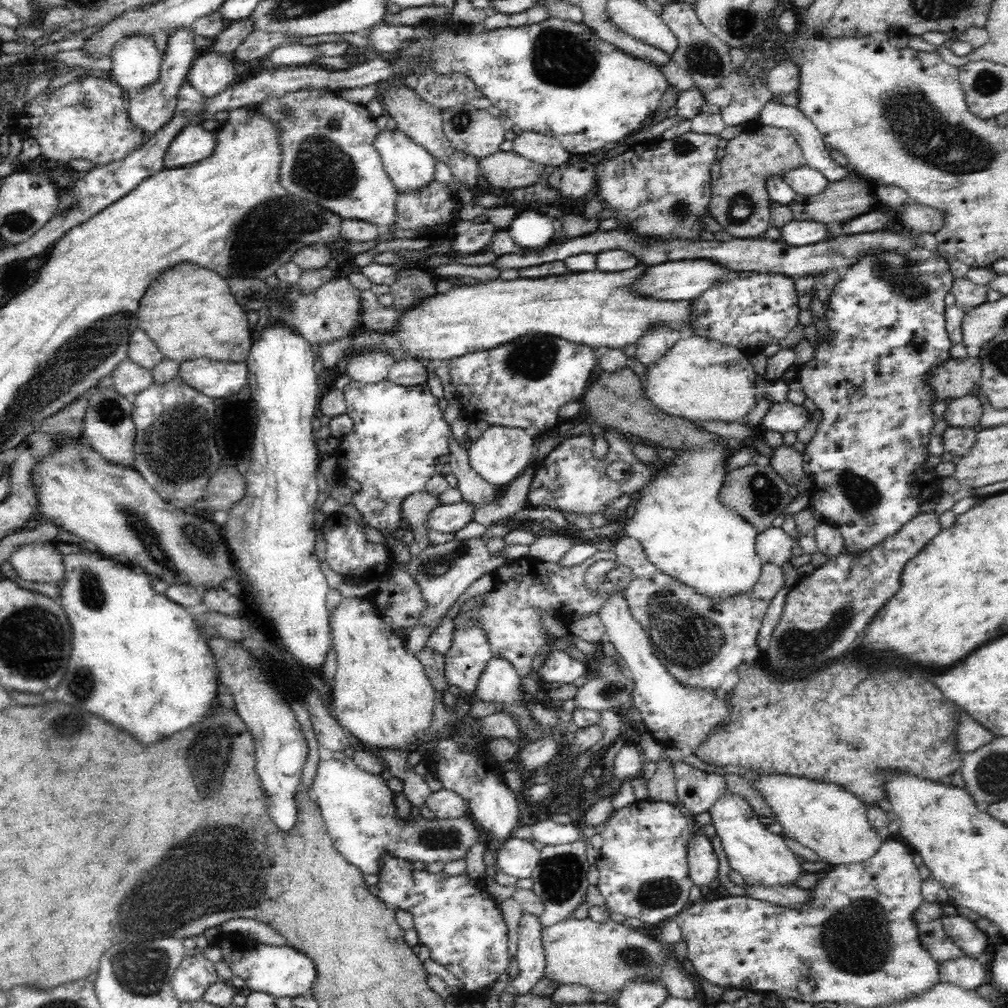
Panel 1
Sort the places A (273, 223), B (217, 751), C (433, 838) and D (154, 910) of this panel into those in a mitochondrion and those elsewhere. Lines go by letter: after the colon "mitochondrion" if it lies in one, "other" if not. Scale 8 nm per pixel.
A: mitochondrion
B: mitochondrion
C: mitochondrion
D: mitochondrion

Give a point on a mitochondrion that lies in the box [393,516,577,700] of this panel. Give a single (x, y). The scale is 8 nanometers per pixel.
(438, 566)

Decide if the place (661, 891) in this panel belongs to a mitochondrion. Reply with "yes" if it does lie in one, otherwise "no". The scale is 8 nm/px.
yes

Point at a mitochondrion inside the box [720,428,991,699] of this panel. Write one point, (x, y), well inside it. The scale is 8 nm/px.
(794, 648)

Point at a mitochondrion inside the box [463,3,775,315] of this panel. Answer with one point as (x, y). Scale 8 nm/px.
(560, 57)

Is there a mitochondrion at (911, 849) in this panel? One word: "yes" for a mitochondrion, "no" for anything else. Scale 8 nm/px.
no

